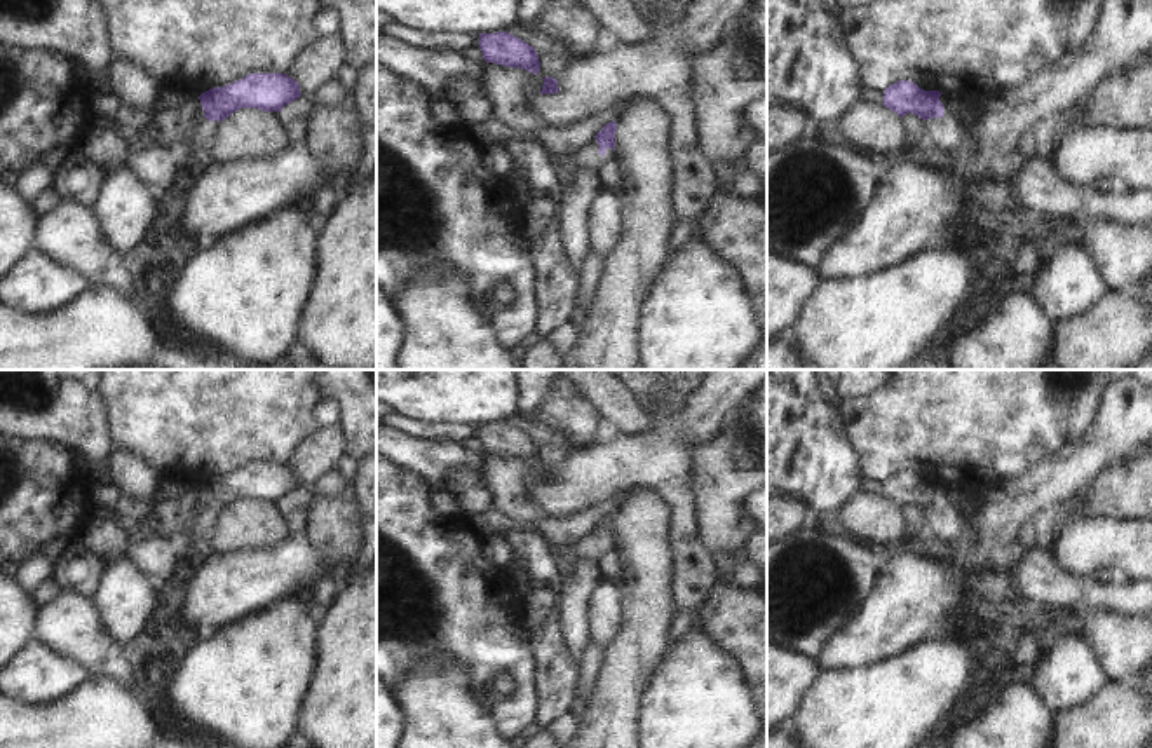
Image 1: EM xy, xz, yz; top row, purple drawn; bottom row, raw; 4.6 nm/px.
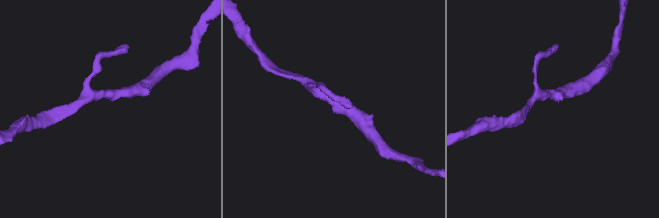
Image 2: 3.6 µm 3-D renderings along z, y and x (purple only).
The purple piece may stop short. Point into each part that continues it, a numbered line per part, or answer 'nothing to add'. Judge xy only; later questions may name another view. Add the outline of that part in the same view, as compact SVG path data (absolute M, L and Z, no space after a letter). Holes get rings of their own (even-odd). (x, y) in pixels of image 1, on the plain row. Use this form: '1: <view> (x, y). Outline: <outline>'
1: xy (206, 520). Outline: M200 495L197 499L197 507L195 507L195 525L192 532L180 544L192 544L197 539L211 537L220 516L221 511L213 513L204 507L204 499Z

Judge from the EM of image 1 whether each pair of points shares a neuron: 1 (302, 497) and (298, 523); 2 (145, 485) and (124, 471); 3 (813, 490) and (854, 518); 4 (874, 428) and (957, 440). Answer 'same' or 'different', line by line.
1: same
2: same
3: different
4: same

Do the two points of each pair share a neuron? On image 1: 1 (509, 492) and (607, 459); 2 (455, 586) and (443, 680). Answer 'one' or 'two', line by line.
1: two
2: two

